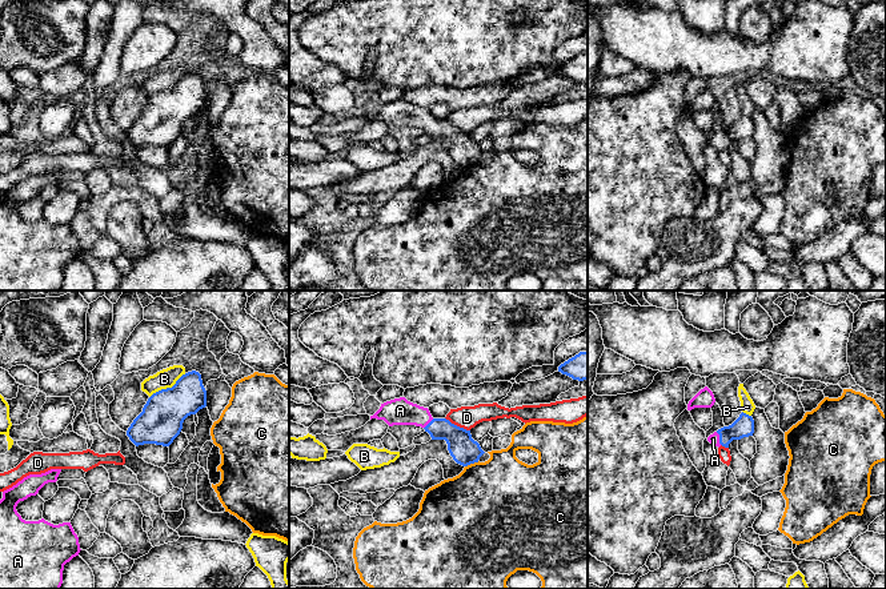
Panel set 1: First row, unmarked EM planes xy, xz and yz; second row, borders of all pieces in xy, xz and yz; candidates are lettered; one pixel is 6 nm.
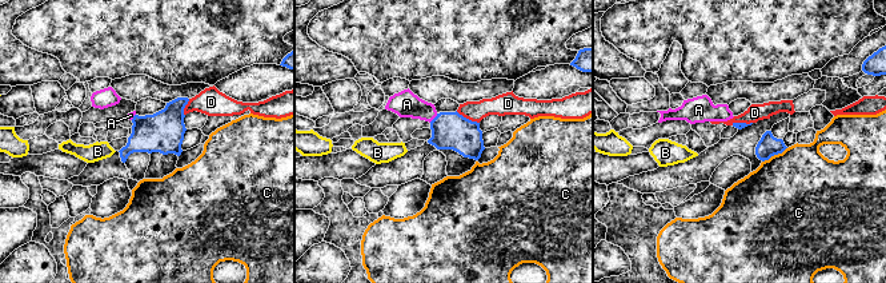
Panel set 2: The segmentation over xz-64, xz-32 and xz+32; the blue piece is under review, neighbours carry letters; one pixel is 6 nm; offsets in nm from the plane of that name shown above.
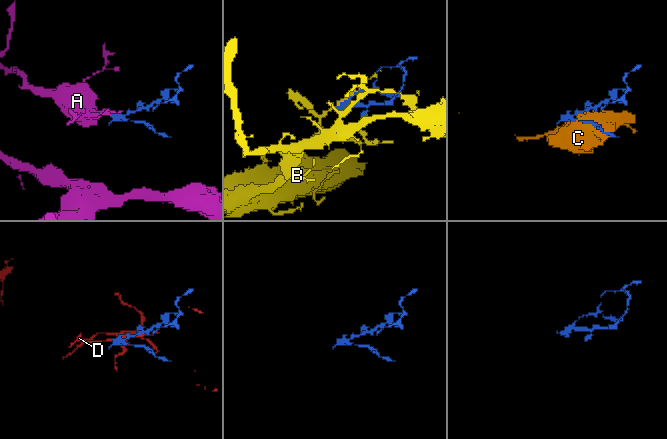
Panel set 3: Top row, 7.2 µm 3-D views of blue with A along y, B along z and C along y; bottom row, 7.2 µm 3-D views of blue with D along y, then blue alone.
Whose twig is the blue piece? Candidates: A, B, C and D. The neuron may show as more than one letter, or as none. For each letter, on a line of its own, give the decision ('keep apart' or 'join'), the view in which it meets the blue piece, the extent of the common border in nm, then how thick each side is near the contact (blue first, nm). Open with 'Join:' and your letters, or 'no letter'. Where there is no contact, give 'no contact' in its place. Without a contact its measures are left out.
Join: A
A: join; contact in yz; length 90 nm; calibres 130 and 70 nm
B: keep apart; contact in xy; length 260 nm; calibres 260 and 120 nm
C: keep apart; contact in xz; length 90 nm; calibres 170 and 480 nm
D: keep apart; contact in xz; length 170 nm; calibres 170 and 140 nm

